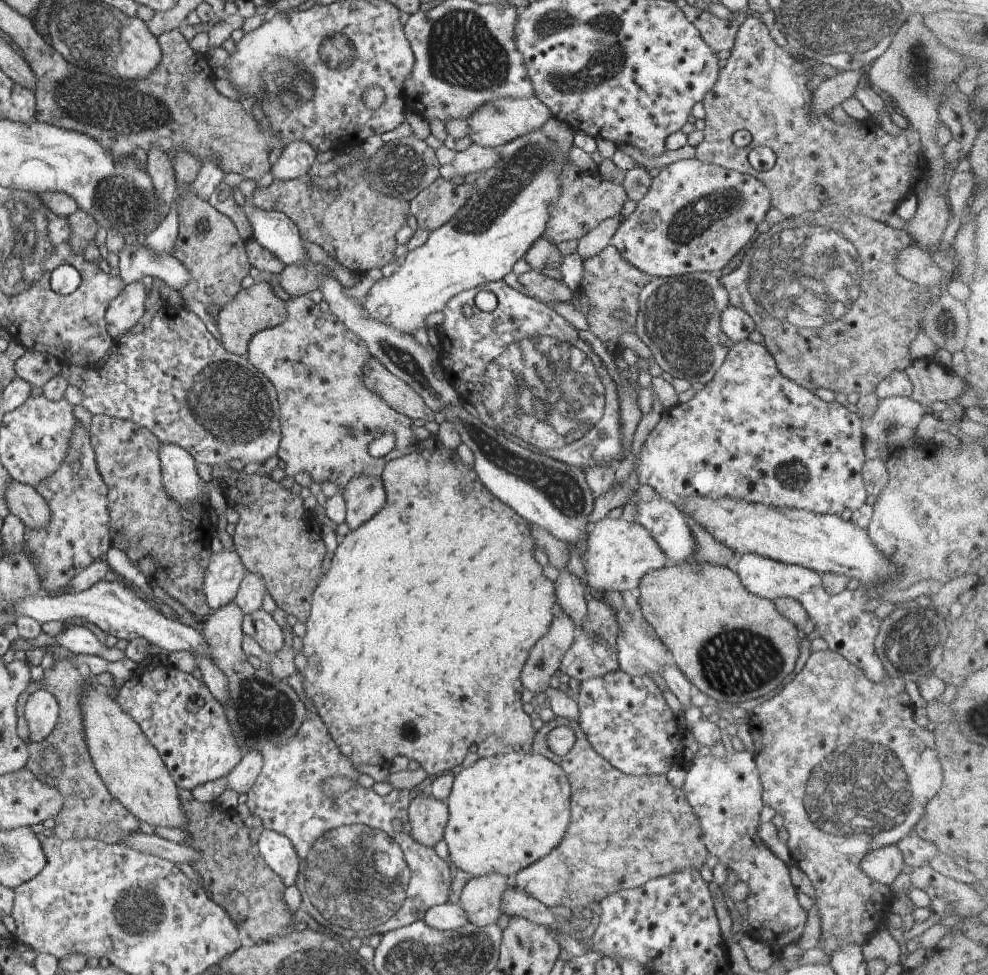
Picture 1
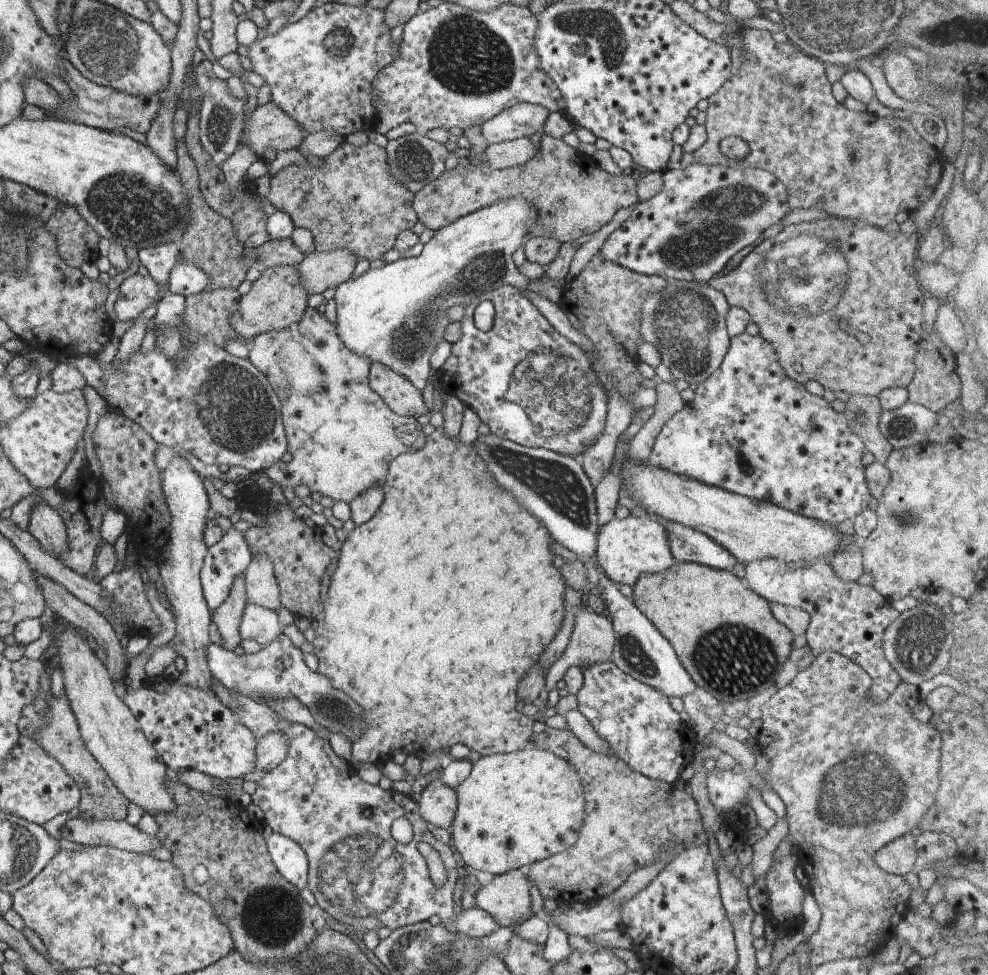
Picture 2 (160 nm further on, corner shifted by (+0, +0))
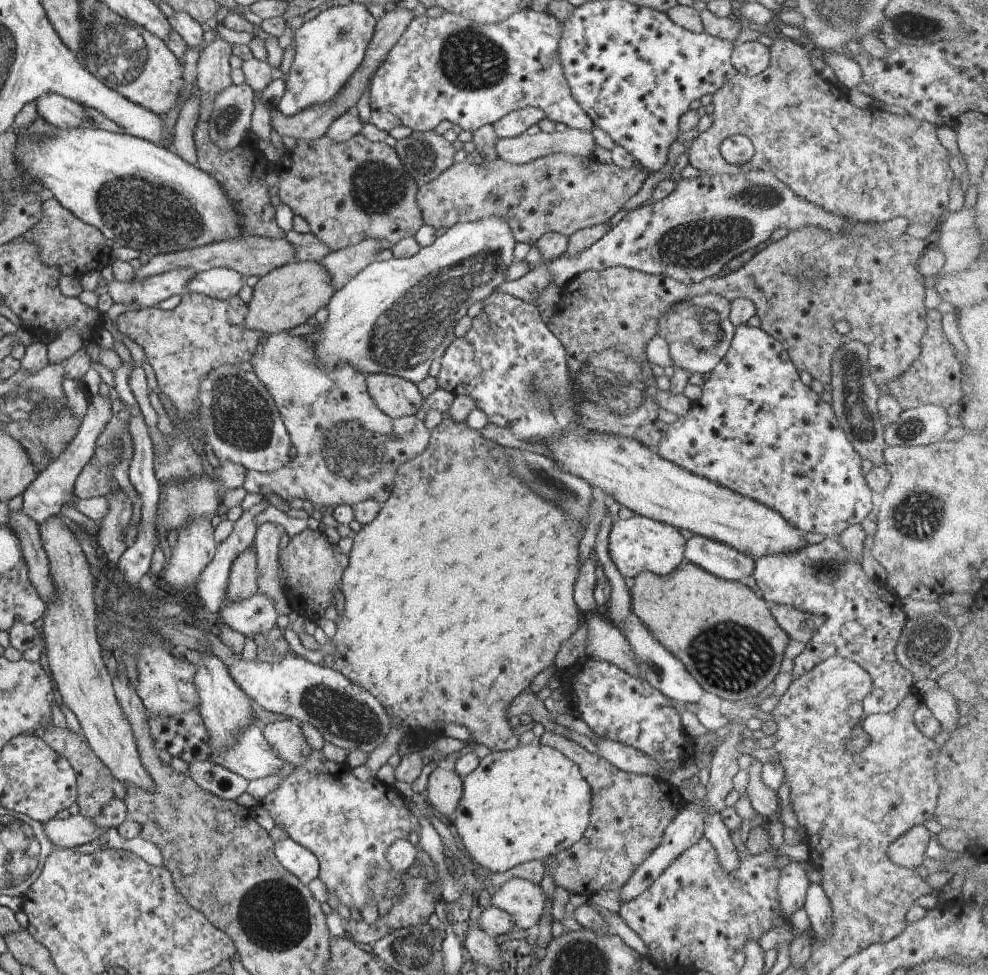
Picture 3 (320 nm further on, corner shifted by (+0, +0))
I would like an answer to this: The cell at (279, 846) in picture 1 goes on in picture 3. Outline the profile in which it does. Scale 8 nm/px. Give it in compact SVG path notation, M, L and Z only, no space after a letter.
M290 837L274 845L275 855L280 864L290 871L302 884L308 885L319 876L319 860Z

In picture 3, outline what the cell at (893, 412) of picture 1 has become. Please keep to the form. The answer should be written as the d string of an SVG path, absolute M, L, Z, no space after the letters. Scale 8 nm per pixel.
M922 405L905 409L898 420L886 425L883 439L895 447L925 447L943 440L950 428L946 409L936 405Z

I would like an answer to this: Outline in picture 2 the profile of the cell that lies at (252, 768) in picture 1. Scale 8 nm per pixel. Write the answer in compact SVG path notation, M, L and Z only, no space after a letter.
M270 731L257 740L256 770L271 771L286 757L289 751L288 737L281 731Z

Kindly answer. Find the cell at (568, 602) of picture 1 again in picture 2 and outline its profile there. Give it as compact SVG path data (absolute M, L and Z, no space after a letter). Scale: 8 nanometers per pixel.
M586 604L579 608L575 615L575 627L573 628L569 645L561 654L561 658L550 669L546 670L544 688L548 693L557 689L557 682L563 678L570 666L582 667L582 664L593 665L612 660L616 640L613 623L606 616L590 611Z

